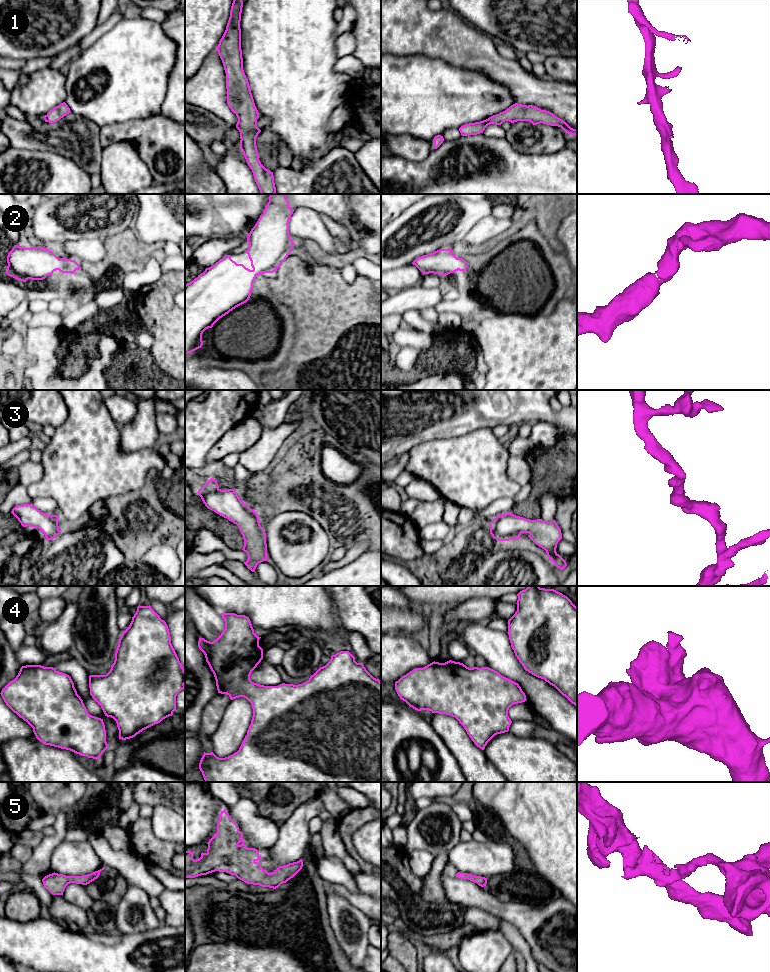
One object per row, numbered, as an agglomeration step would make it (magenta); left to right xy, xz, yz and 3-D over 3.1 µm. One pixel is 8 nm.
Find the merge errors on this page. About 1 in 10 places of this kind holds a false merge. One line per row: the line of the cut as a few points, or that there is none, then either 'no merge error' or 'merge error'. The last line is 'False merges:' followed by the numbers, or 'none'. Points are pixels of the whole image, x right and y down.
1: no cut | no merge error
2: no cut | no merge error
3: no cut | no merge error
4: no cut | no merge error
5: no cut | no merge error
False merges: none

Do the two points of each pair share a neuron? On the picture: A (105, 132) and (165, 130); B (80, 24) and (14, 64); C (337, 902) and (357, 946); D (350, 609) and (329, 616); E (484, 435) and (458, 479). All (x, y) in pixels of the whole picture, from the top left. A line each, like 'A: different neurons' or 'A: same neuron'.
A: same neuron
B: different neurons
C: same neuron
D: different neurons
E: same neuron

